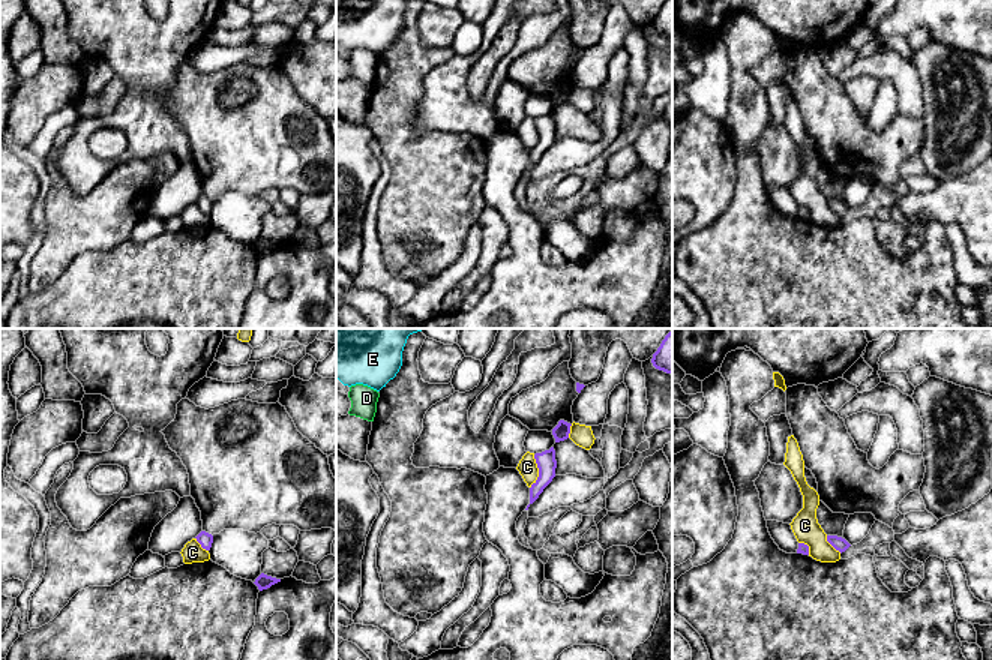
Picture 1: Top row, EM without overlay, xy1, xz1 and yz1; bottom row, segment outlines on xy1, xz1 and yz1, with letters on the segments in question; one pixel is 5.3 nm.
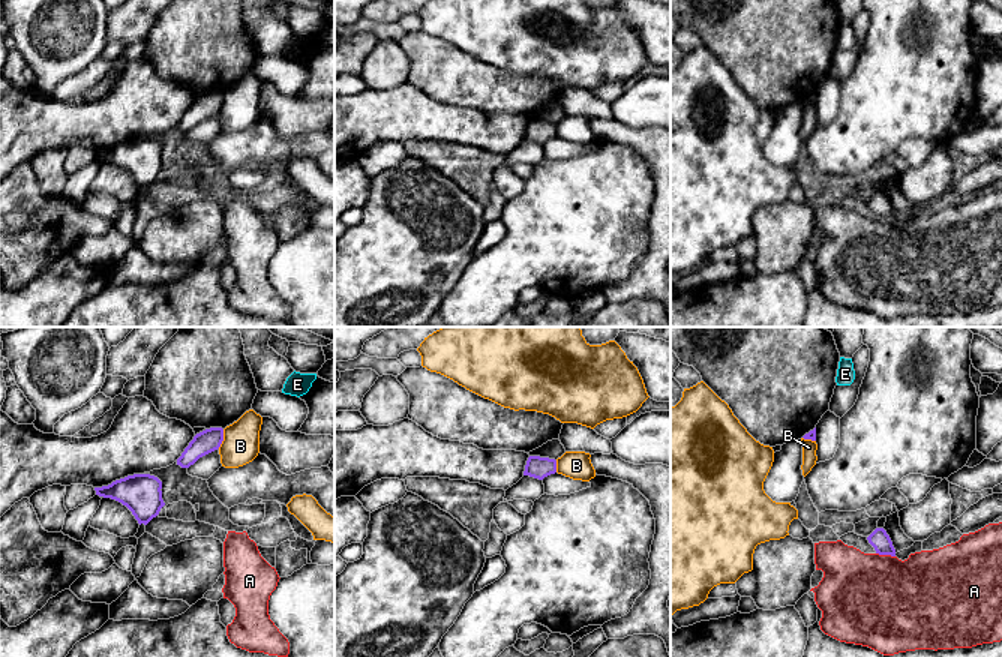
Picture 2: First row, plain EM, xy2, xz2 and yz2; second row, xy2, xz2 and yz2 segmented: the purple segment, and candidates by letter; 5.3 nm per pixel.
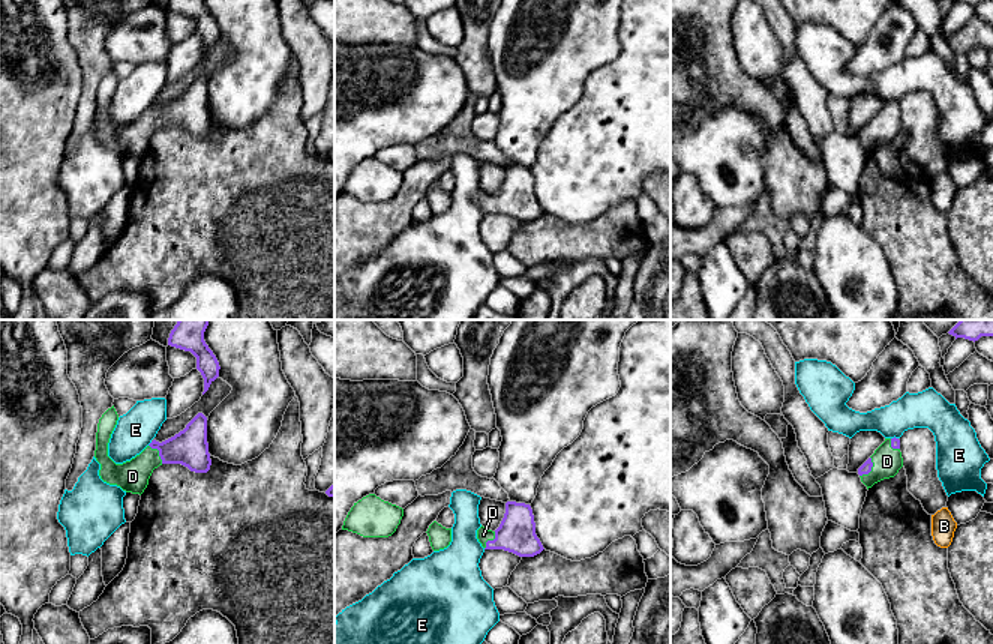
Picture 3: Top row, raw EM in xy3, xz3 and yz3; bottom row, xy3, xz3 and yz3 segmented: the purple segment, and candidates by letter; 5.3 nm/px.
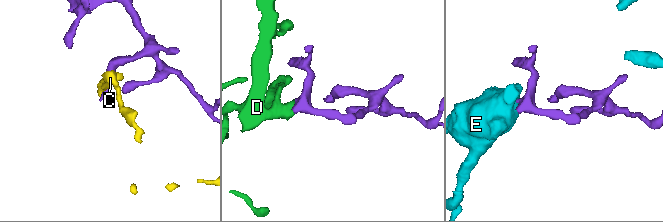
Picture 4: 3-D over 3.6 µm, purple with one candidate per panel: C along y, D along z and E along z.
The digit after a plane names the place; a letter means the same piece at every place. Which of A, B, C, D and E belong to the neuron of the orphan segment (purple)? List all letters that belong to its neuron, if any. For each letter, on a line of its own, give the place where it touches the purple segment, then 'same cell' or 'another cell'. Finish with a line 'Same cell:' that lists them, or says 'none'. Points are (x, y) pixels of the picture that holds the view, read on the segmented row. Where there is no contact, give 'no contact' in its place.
A: meets purple in yz2 at (885, 554); another cell
B: meets purple in xy2 at (222, 438); another cell
C: meets purple in xz1 at (539, 471); another cell
D: meets purple in yz3 at (870, 469); same cell
E: meets purple in xy3 at (150, 443); another cell
Same cell: D

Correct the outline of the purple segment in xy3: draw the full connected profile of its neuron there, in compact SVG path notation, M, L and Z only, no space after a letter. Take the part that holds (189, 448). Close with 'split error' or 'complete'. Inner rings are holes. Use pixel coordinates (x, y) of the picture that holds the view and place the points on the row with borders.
M108 408L98 423L94 458L100 464L99 476L126 492L142 494L154 468L162 464L182 464L195 473L207 473L212 465L207 443L207 417L198 413L183 431L159 443L153 440L140 455L123 464L108 456L108 443L118 414Z; split error

